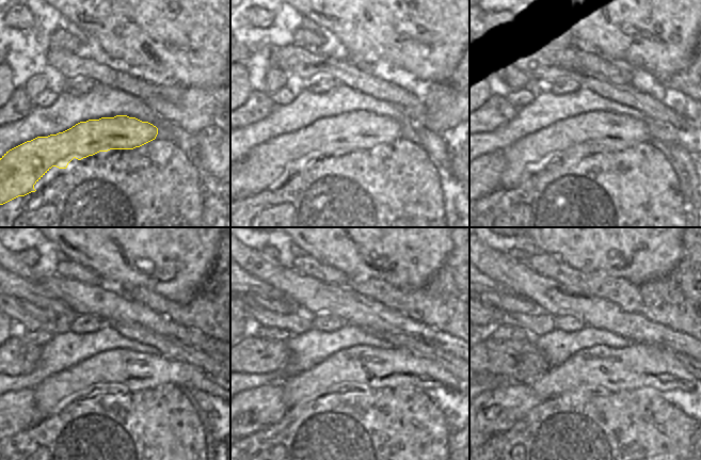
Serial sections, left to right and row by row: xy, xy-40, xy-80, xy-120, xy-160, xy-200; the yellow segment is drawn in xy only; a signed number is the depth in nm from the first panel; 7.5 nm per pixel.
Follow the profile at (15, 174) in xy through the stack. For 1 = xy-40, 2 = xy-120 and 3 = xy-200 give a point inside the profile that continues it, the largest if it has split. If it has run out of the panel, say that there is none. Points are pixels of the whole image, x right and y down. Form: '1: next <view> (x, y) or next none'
1: next xy-40 (259, 170)
2: next xy-120 (138, 371)
3: next xy-200 (637, 365)

